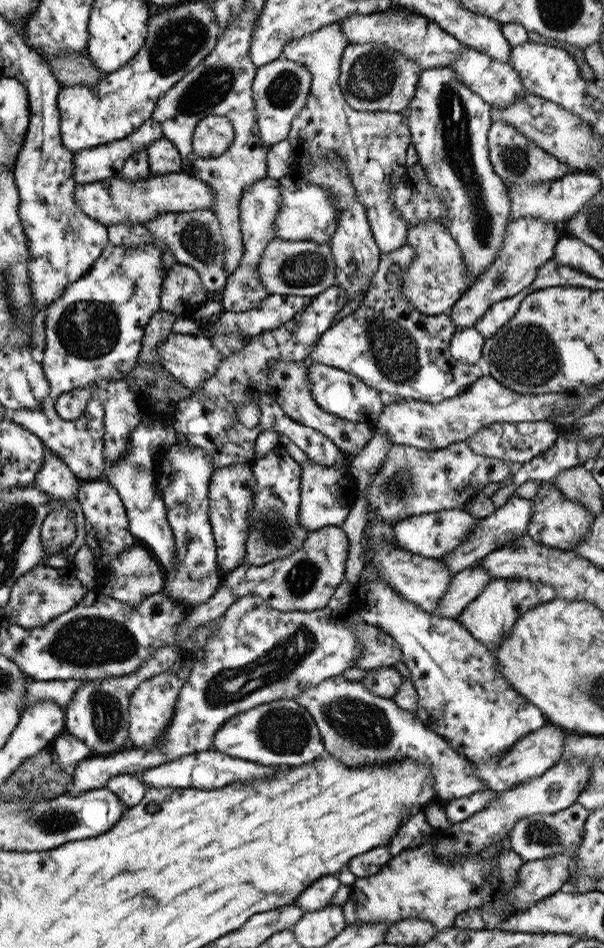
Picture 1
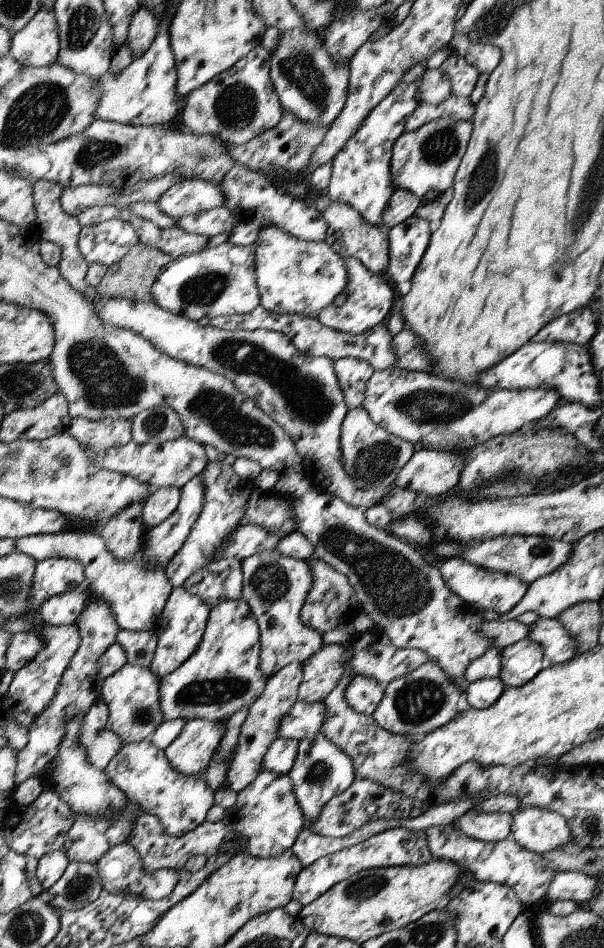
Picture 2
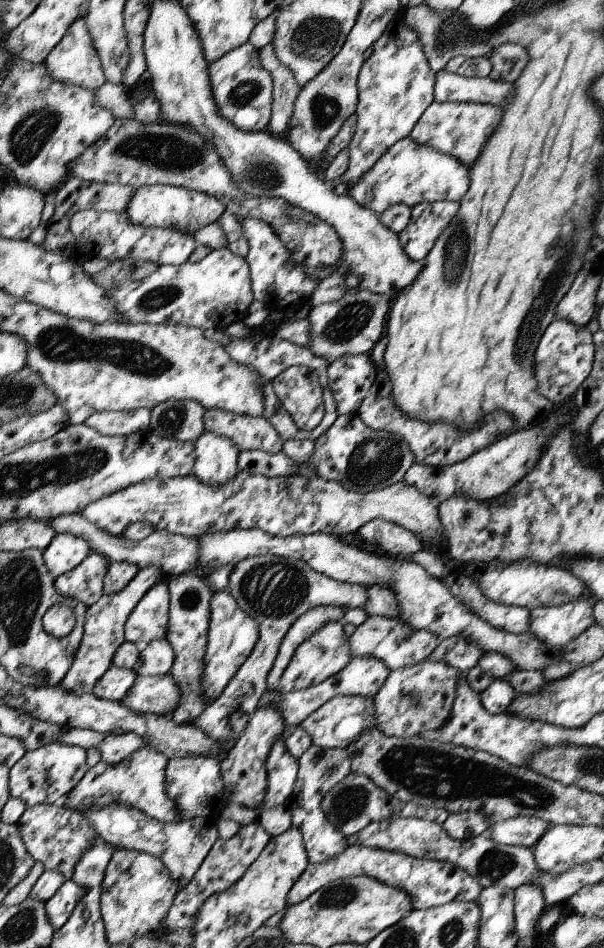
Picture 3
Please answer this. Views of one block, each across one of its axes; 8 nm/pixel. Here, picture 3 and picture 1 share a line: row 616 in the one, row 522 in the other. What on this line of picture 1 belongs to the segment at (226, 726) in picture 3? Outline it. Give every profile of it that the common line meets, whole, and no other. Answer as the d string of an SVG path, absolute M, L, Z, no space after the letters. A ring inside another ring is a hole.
M277 444L273 450L256 459L251 467L254 478L253 501L247 515L250 527L242 564L260 565L293 554L302 545L308 530L298 523L297 518L301 487L300 464L289 457L283 446Z

